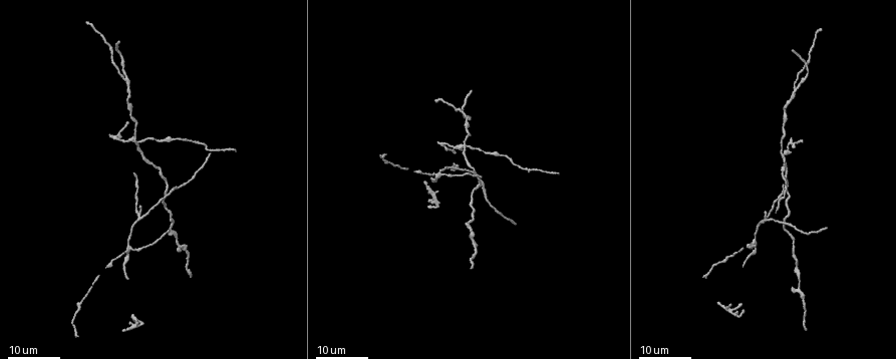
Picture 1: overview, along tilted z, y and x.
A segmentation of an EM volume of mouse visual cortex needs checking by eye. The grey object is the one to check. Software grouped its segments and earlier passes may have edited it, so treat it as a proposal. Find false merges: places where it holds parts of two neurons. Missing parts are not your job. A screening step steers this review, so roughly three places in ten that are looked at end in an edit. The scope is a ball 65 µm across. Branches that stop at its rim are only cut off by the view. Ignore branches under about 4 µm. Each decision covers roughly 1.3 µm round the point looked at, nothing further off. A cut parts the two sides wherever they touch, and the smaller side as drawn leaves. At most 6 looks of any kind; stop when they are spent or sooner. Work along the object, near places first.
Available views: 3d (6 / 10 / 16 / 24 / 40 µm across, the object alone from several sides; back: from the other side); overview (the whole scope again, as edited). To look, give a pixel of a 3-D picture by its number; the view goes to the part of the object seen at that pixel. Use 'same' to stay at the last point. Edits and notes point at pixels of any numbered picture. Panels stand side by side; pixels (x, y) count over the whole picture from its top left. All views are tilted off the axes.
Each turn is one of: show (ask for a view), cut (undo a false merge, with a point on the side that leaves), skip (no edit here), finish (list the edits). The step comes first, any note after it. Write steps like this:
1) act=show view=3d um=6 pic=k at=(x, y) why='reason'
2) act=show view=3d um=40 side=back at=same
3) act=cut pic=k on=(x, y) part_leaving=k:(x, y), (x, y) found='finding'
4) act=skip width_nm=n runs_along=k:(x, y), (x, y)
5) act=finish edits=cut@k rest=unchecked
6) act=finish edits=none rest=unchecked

act=show view=3d um=16 pic=1 at=(800, 287) why='thick turns thin'

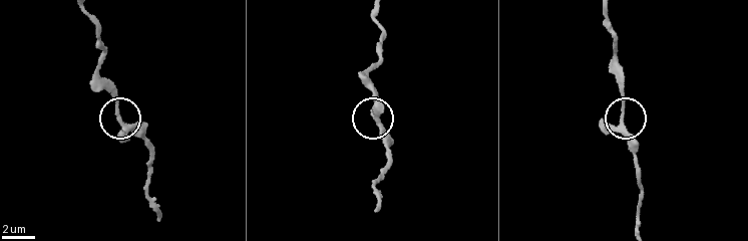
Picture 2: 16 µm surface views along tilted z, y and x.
act=show view=3d um=10 pic=2 at=(623, 118)

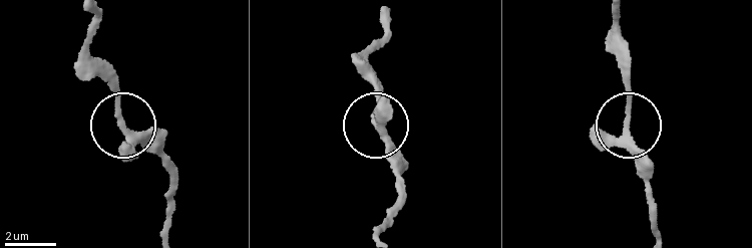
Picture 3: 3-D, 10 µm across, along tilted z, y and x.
act=skip width_nm=180 runs_along=3:(617, 17), (617, 44), (632, 89), (629, 144), (650, 189) found='one neuron here'

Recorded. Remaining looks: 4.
act=show view=3d um=24 pic=1 at=(136, 143) why='four-way junction'

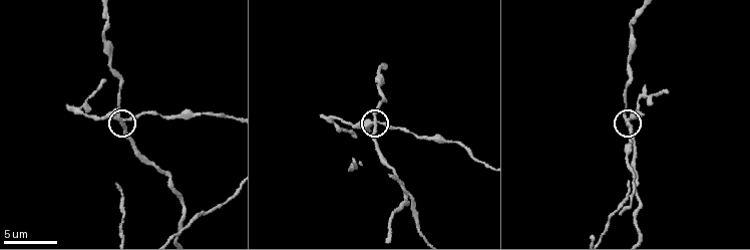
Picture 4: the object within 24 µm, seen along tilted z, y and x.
act=show view=3d um=10 pic=4 at=(376, 121)

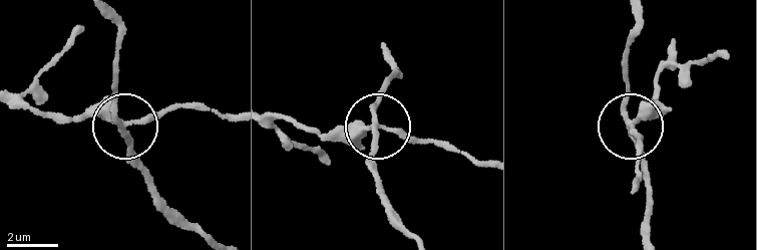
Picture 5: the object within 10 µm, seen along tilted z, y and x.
act=cut pic=5 on=(93, 111) part_leaving=5:(125, 121), (142, 123), (170, 107), (232, 111) found='a second neuron is stuck on'

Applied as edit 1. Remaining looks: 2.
act=show view=3d um=24 pic=1 at=(126, 79) why='two arms in line, one across'

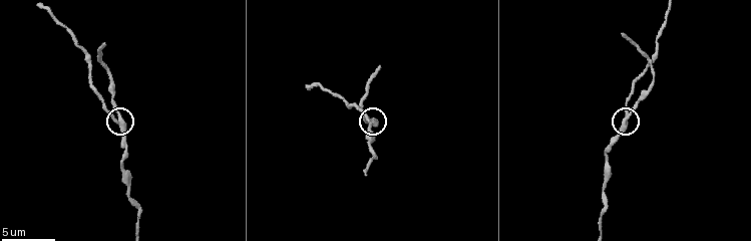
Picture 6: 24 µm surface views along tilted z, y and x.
act=show view=3d um=6 pic=6 at=(114, 120)

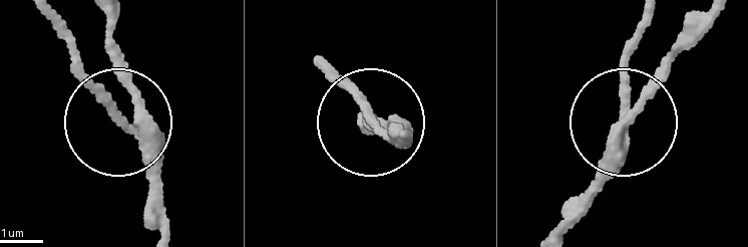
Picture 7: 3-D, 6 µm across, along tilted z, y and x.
act=skip runs_along=7:(552, 229), (662, 69), (698, 36) found='continuous, no second neuron'

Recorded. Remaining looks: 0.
act=finish edits=cut@5 rest=unchecked

